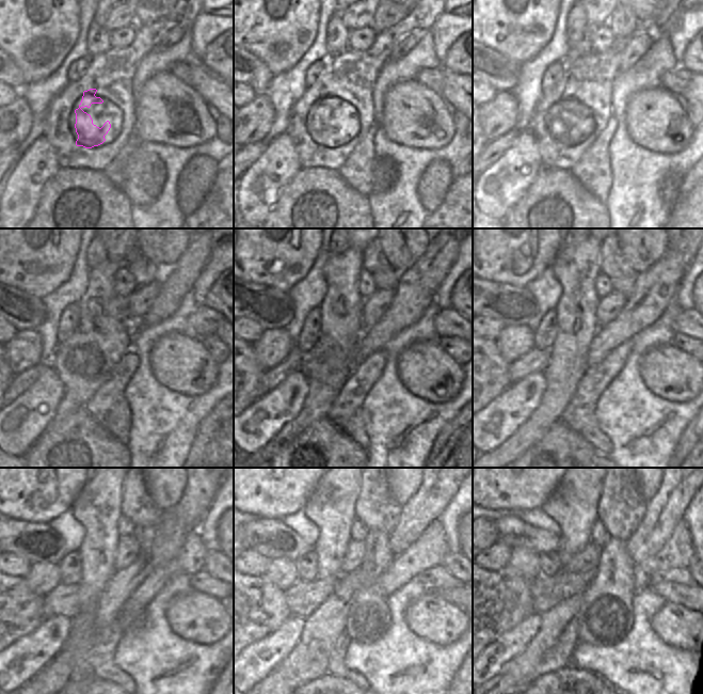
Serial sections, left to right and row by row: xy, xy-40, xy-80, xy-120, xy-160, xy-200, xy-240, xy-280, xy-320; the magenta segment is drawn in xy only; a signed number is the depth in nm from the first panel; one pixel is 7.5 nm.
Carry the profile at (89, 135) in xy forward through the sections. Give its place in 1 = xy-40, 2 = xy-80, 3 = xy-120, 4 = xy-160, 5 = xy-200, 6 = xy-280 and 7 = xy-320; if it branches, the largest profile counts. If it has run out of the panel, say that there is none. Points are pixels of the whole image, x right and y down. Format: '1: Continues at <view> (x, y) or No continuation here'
1: Continues at xy-40 (328, 135)
2: Continues at xy-80 (566, 136)
3: Continues at xy-120 (100, 292)
4: Continues at xy-160 (341, 271)
5: Continues at xy-200 (576, 267)
6: Continues at xy-280 (332, 505)
7: Continues at xy-320 (573, 505)

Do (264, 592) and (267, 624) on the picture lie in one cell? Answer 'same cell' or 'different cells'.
same cell

